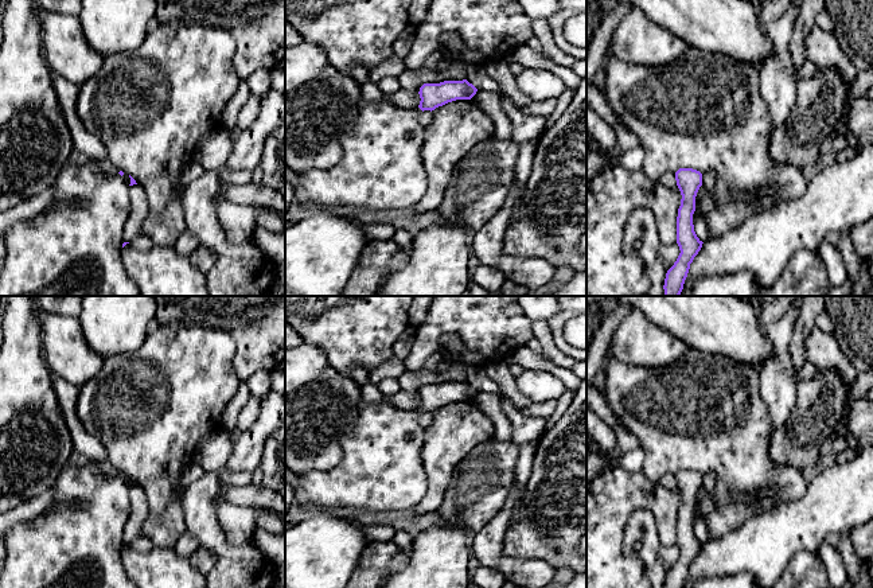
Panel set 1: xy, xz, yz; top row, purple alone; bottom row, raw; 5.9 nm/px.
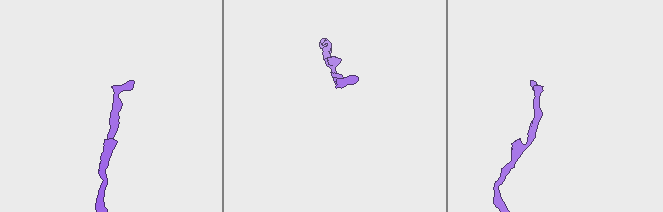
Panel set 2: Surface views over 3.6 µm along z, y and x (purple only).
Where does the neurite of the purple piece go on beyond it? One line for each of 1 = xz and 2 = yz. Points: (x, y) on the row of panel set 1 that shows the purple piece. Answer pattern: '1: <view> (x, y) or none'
1: none
2: none

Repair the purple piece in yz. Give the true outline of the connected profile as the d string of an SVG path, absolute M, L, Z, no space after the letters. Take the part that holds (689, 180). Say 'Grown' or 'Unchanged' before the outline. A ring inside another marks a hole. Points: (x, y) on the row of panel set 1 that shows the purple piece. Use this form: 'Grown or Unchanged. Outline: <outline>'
Unchanged. Outline: M679 168L675 172L677 186L682 199L677 217L677 244L679 256L667 270L665 279L665 296L679 296L687 277L690 264L702 248L702 241L697 237L693 225L695 211L695 196L702 186L702 174L693 168Z

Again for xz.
Unchanged. Outline: M467 79L463 81L444 81L440 83L424 83L420 87L420 105L424 110L434 110L448 102L456 100L471 100L476 94L478 89Z

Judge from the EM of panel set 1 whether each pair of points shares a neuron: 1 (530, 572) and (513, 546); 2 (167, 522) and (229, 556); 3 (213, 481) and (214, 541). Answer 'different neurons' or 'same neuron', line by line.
1: different neurons
2: different neurons
3: same neuron

